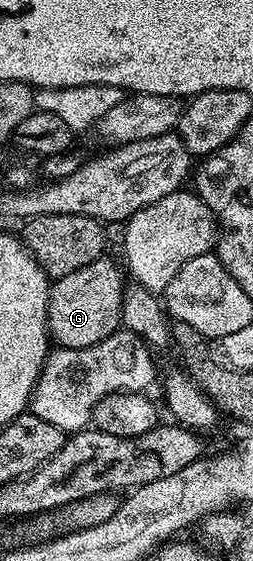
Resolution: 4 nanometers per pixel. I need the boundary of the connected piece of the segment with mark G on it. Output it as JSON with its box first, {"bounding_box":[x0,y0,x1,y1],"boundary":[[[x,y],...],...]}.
{"bounding_box":[48,256,126,348],"boundary":[[[101,256],[86,268],[55,279],[48,291],[48,333],[60,348],[90,348],[121,329],[126,274],[114,259]]]}

